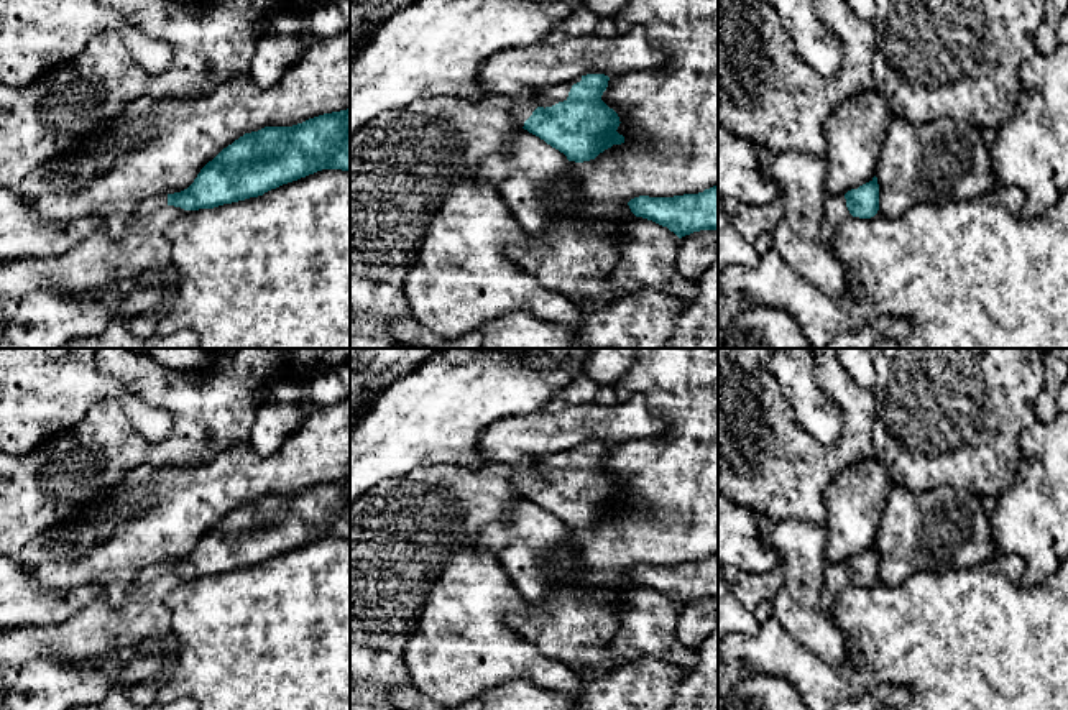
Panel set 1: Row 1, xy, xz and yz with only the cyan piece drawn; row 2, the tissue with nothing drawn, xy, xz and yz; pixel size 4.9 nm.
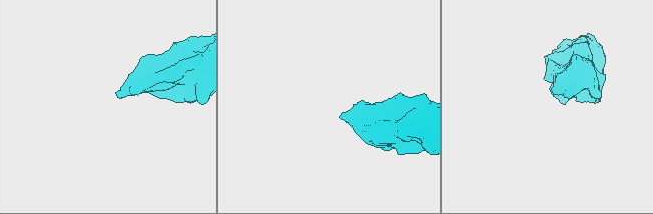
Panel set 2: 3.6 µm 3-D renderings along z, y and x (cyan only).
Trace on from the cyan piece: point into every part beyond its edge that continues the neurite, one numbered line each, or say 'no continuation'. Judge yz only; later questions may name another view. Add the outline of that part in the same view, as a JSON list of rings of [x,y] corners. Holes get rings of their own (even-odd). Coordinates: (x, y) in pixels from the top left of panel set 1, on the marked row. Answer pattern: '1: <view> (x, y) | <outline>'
1: yz (835, 212) | [[[826,196],[820,235],[825,245],[833,250],[833,240],[840,225],[849,217],[845,196]]]

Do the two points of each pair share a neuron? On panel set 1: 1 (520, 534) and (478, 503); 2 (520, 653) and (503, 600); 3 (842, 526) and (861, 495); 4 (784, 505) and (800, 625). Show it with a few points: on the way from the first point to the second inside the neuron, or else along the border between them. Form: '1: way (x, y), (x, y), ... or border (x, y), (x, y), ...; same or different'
1: border (520, 495), (482, 531), (477, 544); different
2: way (506, 640), (498, 631), (498, 613); same
3: way (850, 518), (855, 503); same
4: border (769, 523), (800, 518), (824, 526); different

